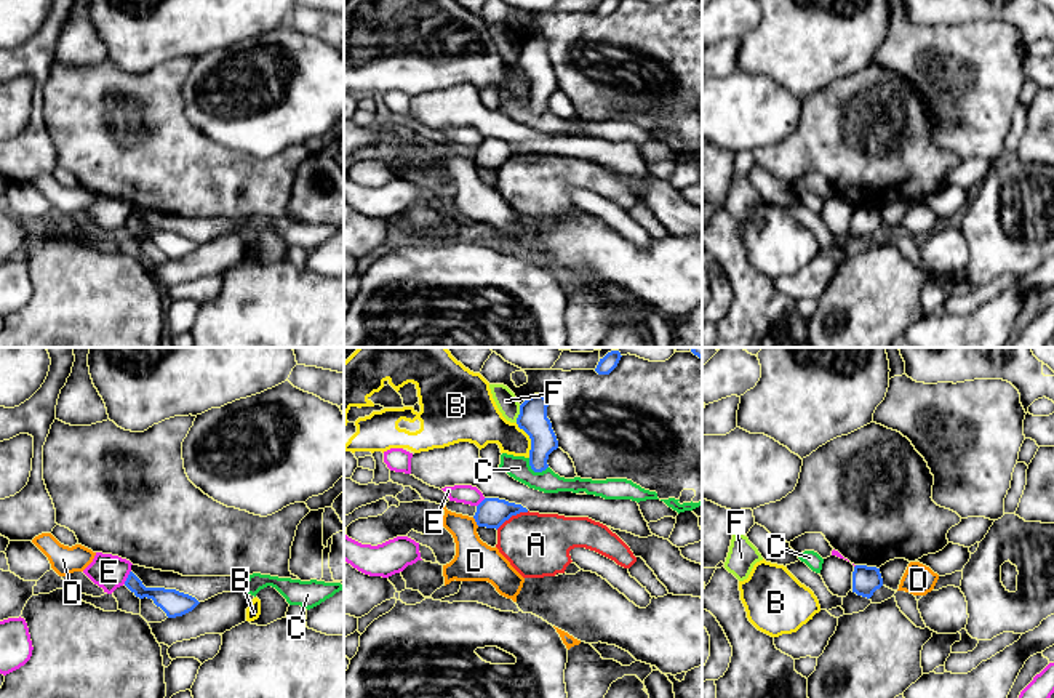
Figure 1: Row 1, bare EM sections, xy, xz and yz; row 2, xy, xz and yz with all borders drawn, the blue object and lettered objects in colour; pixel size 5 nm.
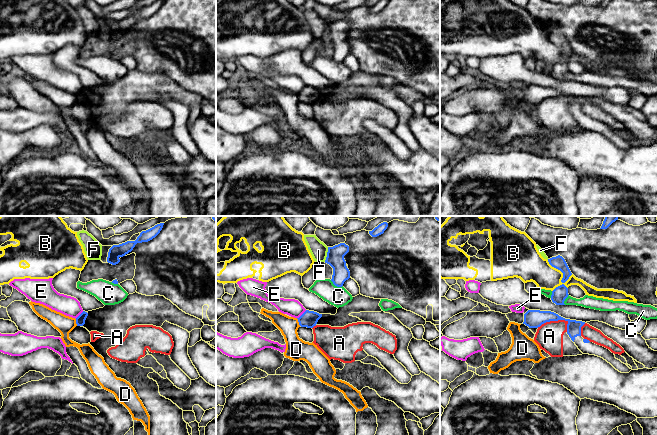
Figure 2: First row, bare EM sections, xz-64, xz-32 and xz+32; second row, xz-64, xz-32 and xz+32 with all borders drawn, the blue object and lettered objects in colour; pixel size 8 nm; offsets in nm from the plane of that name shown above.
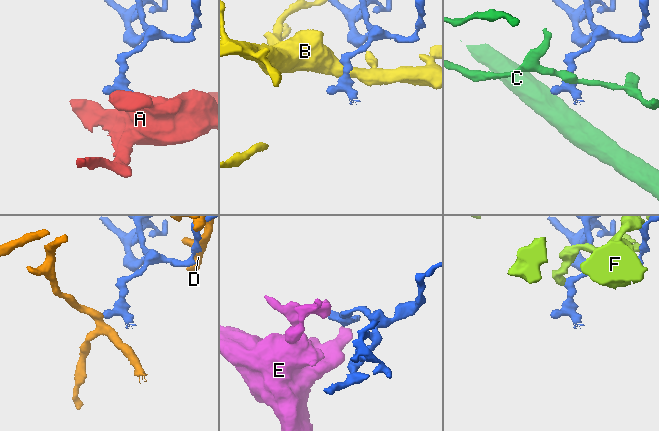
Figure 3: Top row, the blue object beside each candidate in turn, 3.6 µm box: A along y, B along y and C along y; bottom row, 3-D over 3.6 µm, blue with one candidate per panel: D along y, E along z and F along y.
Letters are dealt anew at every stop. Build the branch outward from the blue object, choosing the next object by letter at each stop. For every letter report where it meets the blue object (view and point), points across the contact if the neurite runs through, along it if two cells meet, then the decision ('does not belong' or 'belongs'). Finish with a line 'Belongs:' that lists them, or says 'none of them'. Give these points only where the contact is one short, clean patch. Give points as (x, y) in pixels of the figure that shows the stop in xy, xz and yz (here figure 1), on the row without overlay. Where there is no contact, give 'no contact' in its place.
A: meets blue in xz at (512, 156); border along xz (528, 152), (512, 156), (496, 170); does not belong
B: meets blue in xz at (531, 82); does not belong
C: meets blue in xz at (534, 112); border along xz (528, 100), (528, 106), (534, 112), (547, 109); does not belong
D: meets blue in xz at (475, 162); does not belong
E: meets blue in xy at (128, 218); border along xy (130, 212), (123, 224); does not belong
F: meets blue in xz at (520, 55); does not belong
Belongs: none of them

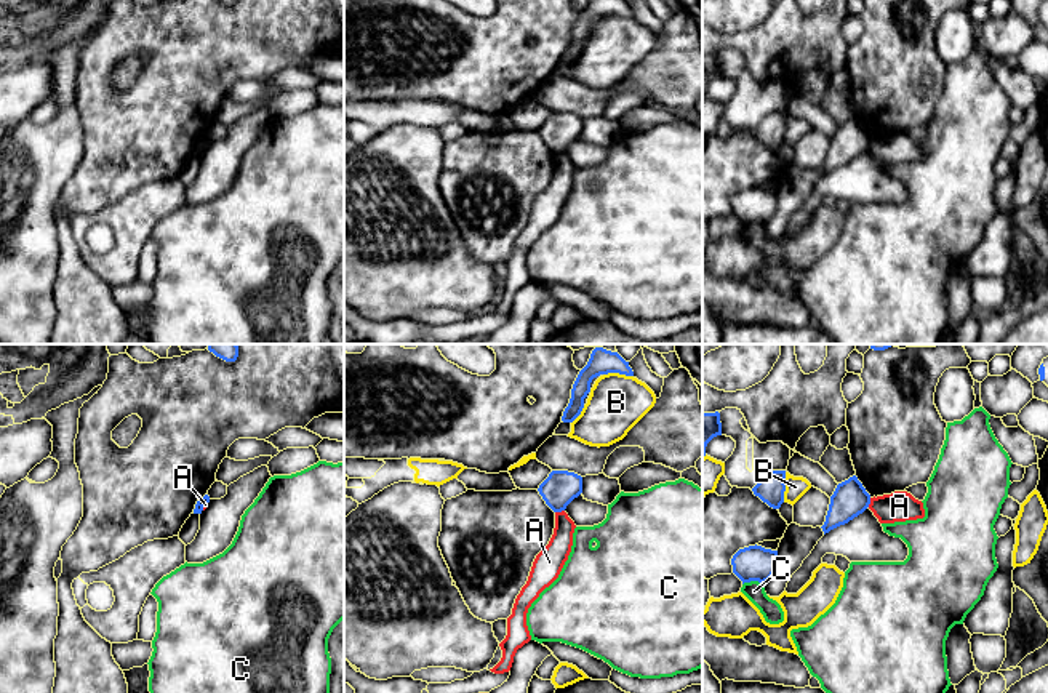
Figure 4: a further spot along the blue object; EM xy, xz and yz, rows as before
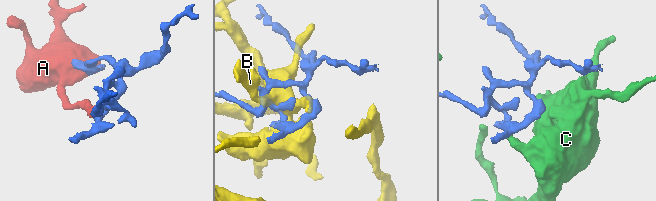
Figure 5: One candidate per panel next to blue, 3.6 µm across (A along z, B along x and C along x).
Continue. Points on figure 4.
A: meets blue in xz at (559, 152); does not belong
B: meets blue in xz at (618, 13); does not belong
C: meets blue in yz at (752, 221); border along yz (762, 223), (746, 223), (743, 226); does not belong
Belongs: none of them

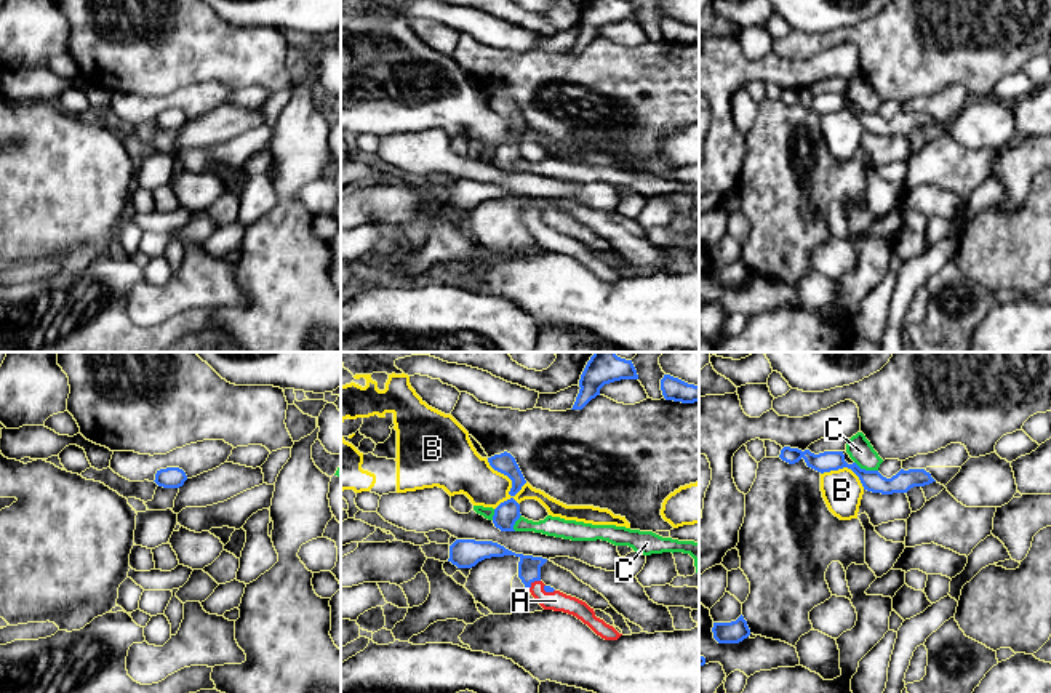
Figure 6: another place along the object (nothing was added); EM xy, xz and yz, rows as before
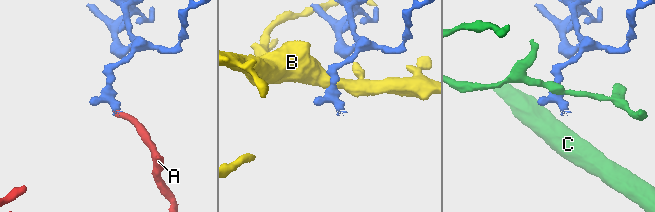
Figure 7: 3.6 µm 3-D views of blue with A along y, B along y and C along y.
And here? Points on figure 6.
A: meets blue in xz at (533, 223); runs through xz (528, 208), (533, 223), (555, 242); belongs
B: meets blue in xz at (511, 120); does not belong
C: meets blue in yz at (864, 111); border along yz (855, 103), (861, 109), (877, 112); does not belong
Belongs: A

